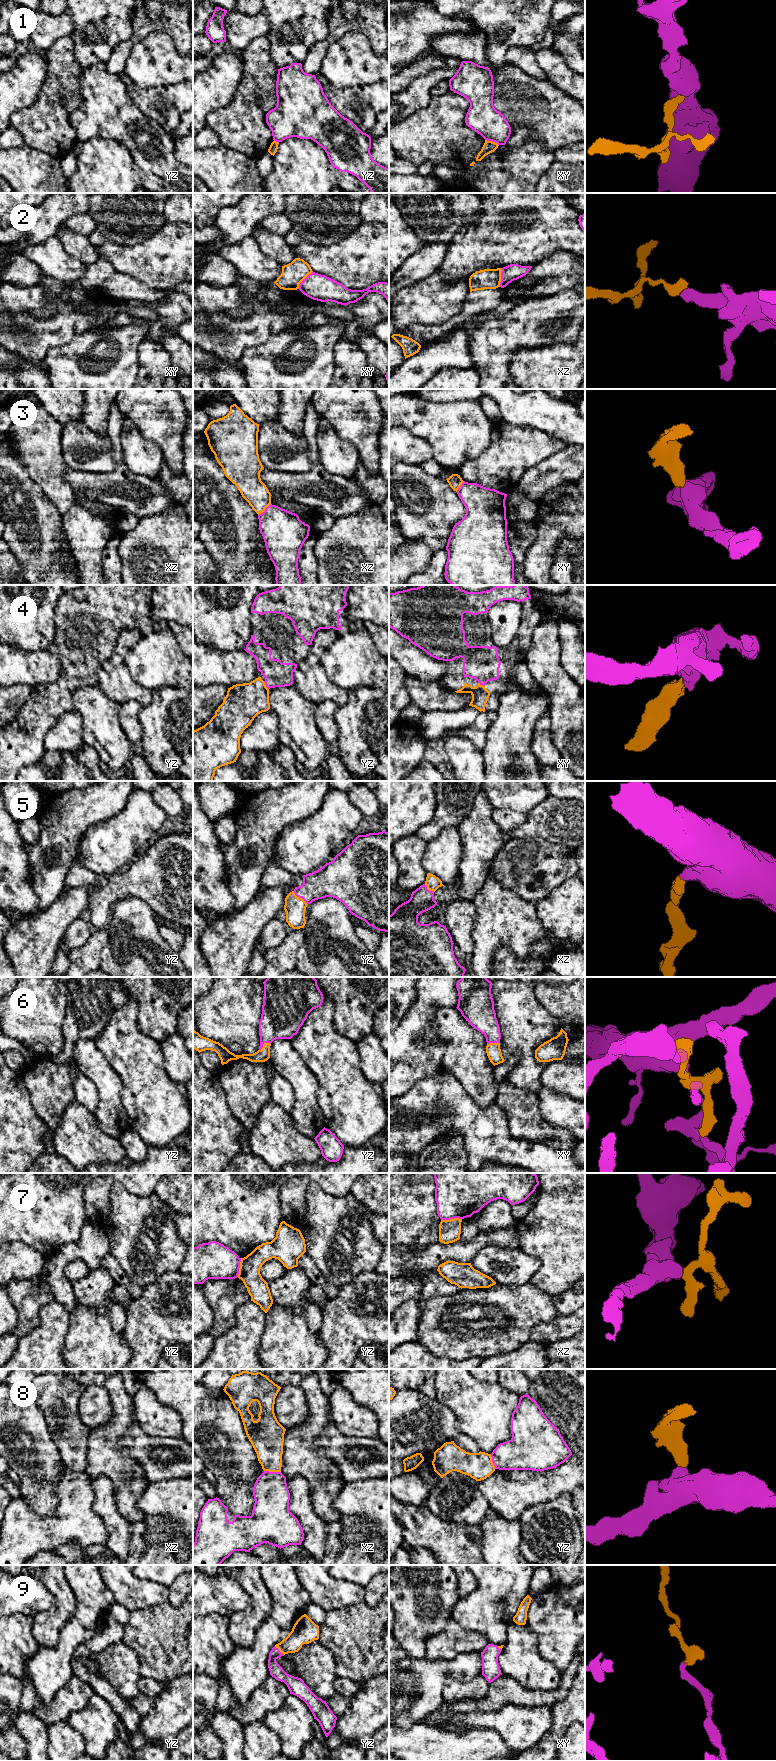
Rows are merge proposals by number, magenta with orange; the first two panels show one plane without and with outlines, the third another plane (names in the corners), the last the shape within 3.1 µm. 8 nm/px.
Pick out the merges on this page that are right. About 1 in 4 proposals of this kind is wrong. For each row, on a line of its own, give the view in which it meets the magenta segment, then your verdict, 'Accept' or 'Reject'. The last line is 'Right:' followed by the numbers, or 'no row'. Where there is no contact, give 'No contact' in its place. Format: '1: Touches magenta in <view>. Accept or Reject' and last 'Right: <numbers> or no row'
1: Touches magenta in xy. Reject
2: Touches magenta in xz. Reject
3: Touches magenta in xz. Reject
4: Touches magenta in yz. Accept
5: Touches magenta in yz. Accept
6: Touches magenta in yz. Accept
7: Touches magenta in xz. Reject
8: Touches magenta in xz. Reject
9: Touches magenta in yz. Accept
Right: 4, 5, 6, 9

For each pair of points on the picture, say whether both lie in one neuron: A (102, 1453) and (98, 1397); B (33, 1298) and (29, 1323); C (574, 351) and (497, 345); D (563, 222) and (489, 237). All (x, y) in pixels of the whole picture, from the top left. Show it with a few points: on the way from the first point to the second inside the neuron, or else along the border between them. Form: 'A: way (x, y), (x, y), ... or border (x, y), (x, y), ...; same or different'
A: border (111, 1403), (111, 1416), (104, 1423), (90, 1429); different
B: way (29, 1304), (29, 1317); same
C: border (559, 342), (534, 348), (520, 348), (513, 354); different
D: way (545, 223), (535, 223), (528, 230), (507, 232); same

